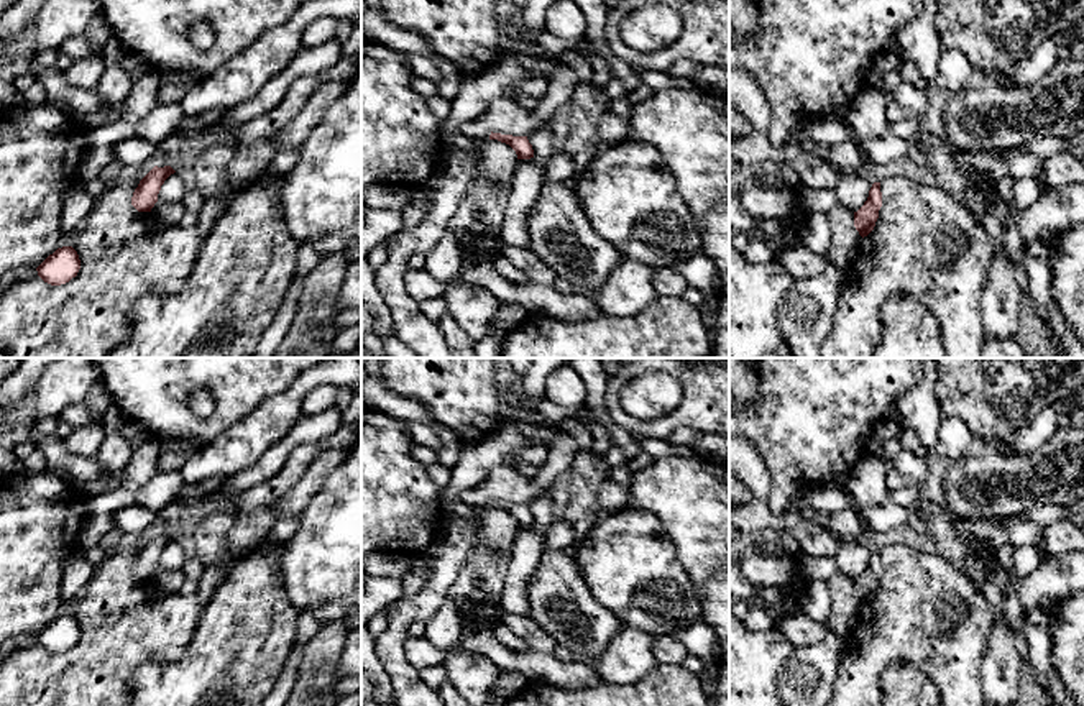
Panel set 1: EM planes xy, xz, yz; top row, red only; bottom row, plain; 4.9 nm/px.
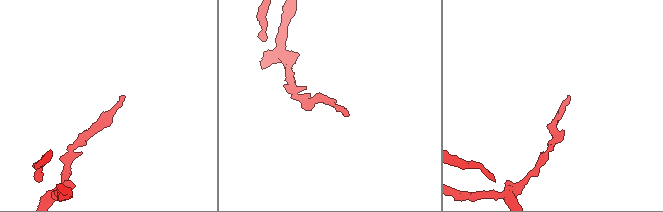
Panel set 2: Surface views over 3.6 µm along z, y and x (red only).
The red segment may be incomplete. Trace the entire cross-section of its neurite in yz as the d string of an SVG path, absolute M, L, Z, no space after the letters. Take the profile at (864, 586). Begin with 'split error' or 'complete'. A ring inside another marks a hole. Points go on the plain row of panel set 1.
complete; M874 550L869 558L867 568L857 580L854 580L854 594L862 606L874 598L880 575L882 575L880 550Z

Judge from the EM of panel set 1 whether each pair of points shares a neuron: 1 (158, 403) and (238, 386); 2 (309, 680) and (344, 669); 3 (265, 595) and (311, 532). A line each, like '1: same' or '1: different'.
1: same
2: different
3: different

